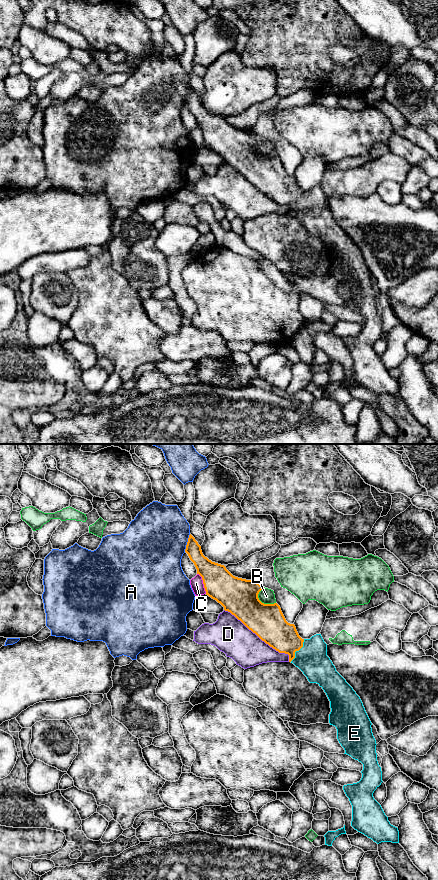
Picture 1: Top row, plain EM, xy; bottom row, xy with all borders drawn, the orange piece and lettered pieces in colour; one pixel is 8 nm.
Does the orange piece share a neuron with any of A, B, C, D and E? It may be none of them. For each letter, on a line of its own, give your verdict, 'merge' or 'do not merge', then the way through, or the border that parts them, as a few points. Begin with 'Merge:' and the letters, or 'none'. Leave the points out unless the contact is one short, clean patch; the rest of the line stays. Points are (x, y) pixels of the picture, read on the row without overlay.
Merge: E
A: do not merge
B: do not merge
C: do not merge; border along xy (197, 125), (201, 129), (206, 145)
D: do not merge
E: merge; runs through xy (274, 182), (297, 202), (306, 206), (311, 211)

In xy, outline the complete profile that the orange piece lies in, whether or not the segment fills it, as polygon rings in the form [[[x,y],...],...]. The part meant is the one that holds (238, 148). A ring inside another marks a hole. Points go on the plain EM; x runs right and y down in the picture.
[[[191,86],[185,104],[194,115],[197,126],[202,129],[206,147],[220,155],[225,163],[234,167],[270,199],[279,205],[288,206],[289,214],[298,219],[310,235],[317,235],[324,242],[330,253],[329,275],[337,281],[337,291],[345,302],[344,306],[363,316],[361,332],[343,338],[343,342],[352,357],[351,378],[377,396],[381,394],[399,395],[398,380],[390,376],[381,357],[373,349],[374,343],[383,333],[381,319],[377,313],[377,296],[372,285],[372,275],[360,249],[336,223],[335,218],[327,208],[327,196],[321,186],[316,186],[310,191],[302,191],[295,177],[286,173],[277,155],[264,156],[259,152],[258,146],[264,140],[262,137],[253,132],[235,129],[224,117],[209,112],[203,107],[201,98]]]

